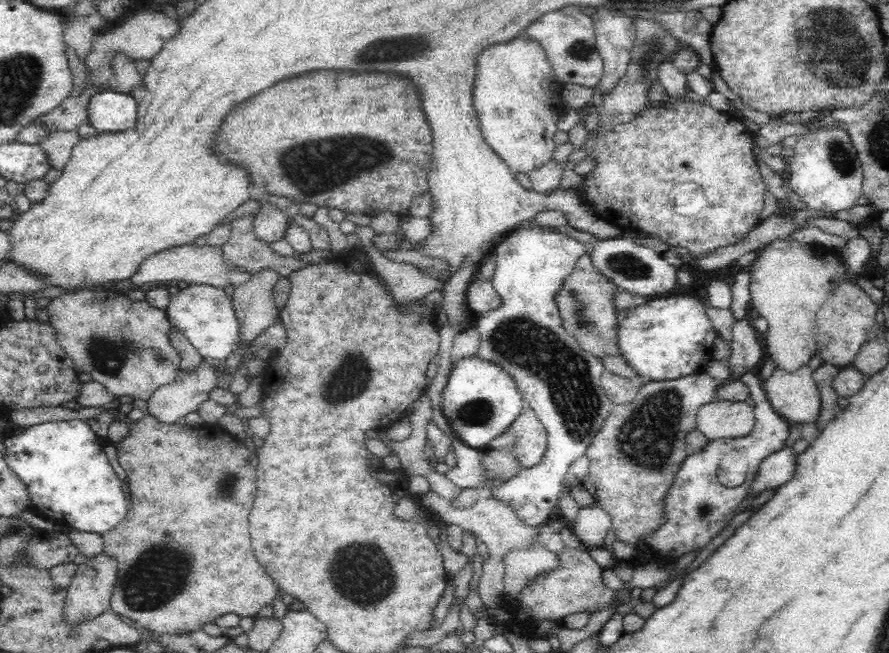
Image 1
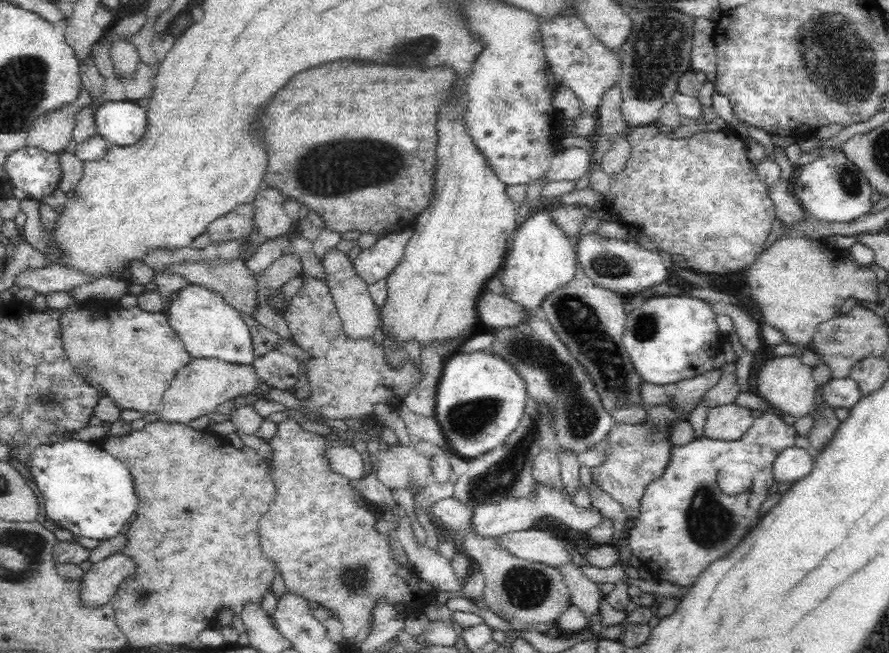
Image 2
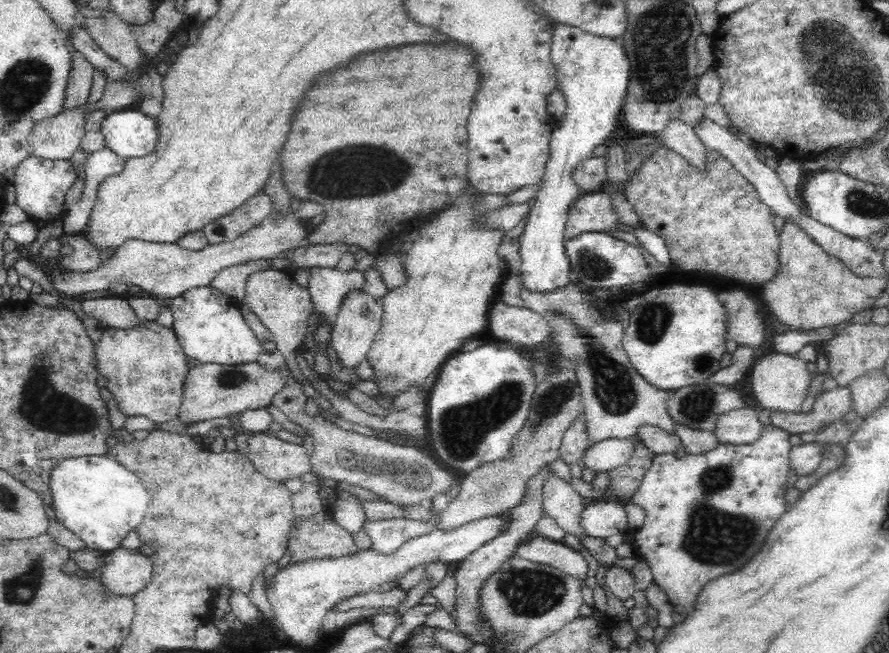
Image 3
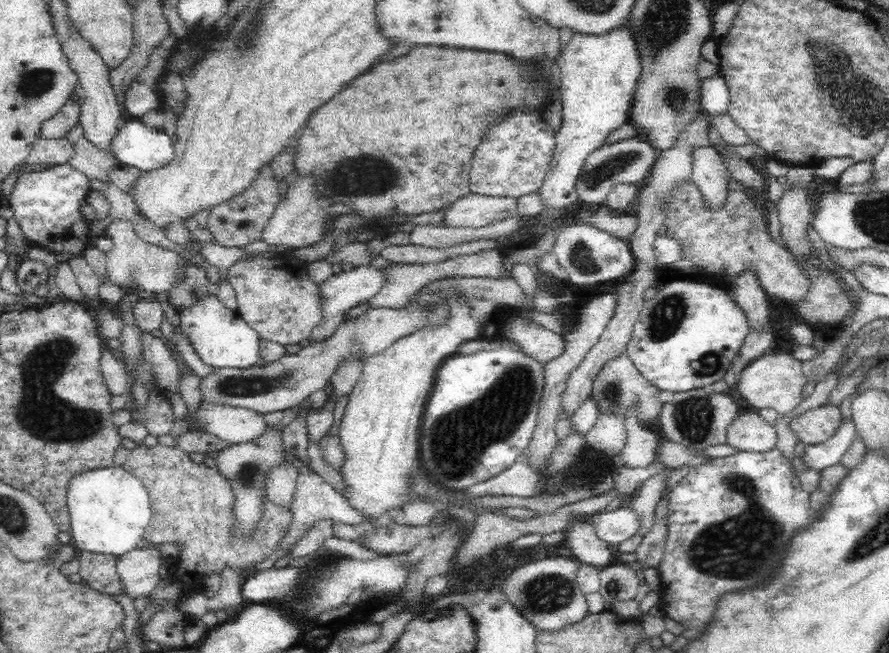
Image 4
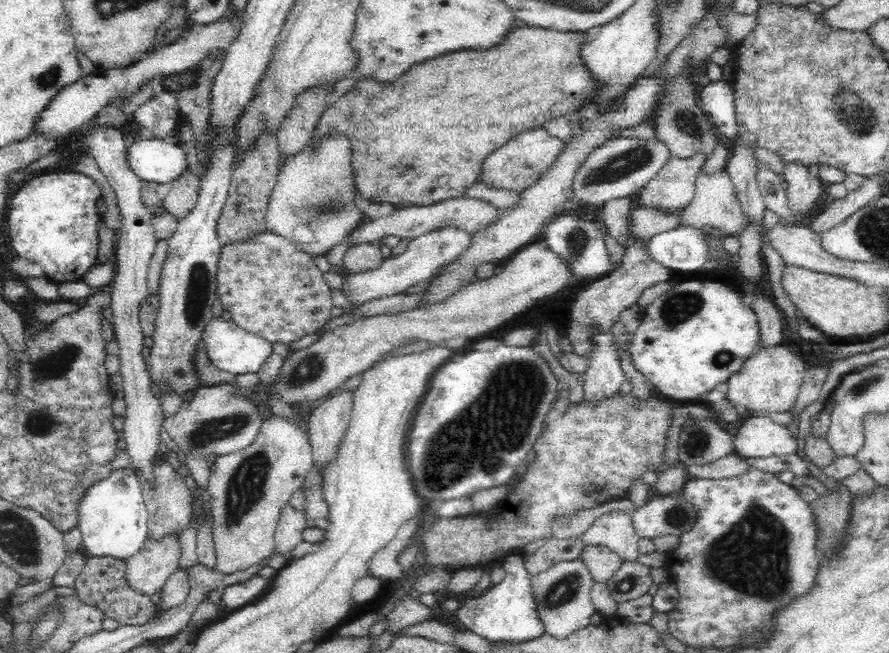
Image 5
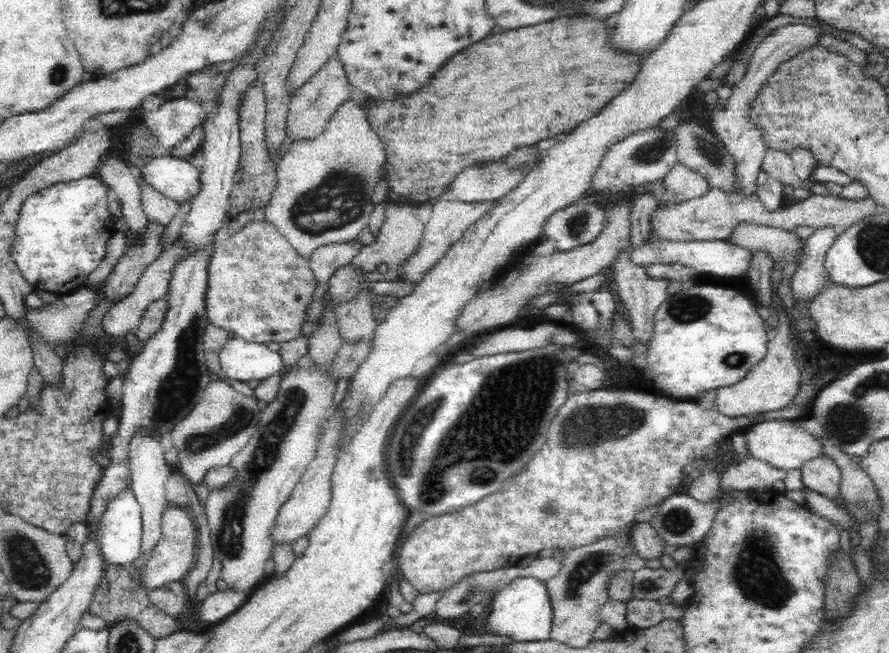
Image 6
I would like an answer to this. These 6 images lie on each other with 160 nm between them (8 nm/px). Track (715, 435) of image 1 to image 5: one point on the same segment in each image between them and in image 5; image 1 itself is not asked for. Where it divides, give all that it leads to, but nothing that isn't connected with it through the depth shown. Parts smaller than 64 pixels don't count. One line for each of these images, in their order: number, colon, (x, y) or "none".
2: (730, 422)
3: (742, 425)
4: (748, 432)
5: (759, 437)

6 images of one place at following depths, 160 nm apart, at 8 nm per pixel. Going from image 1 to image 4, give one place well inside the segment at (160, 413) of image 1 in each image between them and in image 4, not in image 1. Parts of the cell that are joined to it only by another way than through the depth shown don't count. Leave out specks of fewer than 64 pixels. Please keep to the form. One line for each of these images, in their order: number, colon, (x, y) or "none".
2: (198, 388)
3: (210, 390)
4: (282, 385)

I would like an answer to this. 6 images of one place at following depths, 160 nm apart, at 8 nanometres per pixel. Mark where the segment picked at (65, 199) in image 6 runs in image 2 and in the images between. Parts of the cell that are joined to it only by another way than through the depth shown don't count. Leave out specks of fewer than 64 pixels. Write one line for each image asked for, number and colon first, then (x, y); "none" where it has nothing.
2: (36, 171)
3: (40, 184)
4: (46, 205)
5: (52, 220)

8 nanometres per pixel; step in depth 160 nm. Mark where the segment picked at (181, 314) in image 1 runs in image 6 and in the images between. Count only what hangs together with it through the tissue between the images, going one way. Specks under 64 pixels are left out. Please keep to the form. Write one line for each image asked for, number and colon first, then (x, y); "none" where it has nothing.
2: (209, 328)
3: (210, 328)
4: (222, 339)
5: (232, 349)
6: (250, 362)

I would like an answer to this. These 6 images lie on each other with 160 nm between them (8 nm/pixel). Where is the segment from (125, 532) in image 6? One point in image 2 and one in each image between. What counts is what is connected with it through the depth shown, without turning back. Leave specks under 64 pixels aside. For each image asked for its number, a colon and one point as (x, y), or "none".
2: (86, 490)
3: (96, 497)
4: (109, 507)
5: (113, 519)

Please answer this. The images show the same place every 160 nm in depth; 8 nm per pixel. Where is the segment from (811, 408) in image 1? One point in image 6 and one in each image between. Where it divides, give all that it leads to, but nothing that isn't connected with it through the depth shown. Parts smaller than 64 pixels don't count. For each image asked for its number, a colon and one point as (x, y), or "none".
2: (786, 384)
3: (780, 382)
4: (775, 380)
5: (770, 381)
6: (772, 384)

